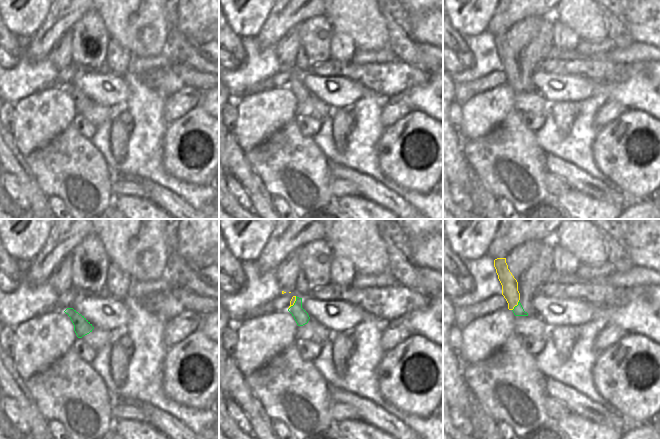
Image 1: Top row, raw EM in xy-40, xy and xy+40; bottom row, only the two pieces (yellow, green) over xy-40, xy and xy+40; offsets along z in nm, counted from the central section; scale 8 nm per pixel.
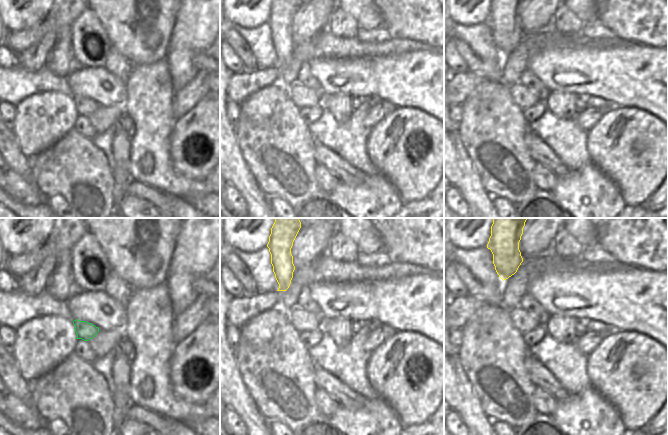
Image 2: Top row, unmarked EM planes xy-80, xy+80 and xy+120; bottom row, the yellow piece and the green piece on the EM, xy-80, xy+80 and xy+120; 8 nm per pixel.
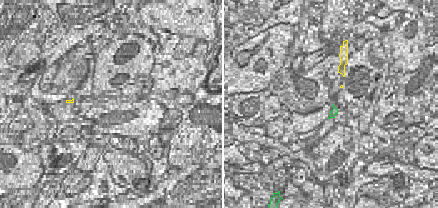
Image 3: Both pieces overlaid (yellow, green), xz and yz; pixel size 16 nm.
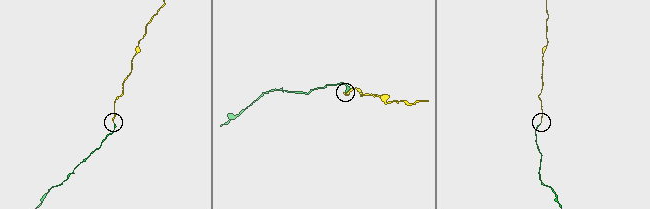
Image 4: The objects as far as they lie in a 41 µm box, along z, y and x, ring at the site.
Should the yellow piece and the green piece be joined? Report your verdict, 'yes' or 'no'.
yes

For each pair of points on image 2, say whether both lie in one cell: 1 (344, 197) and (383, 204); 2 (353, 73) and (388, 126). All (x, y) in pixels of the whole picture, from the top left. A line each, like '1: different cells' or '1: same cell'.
1: same cell
2: different cells

